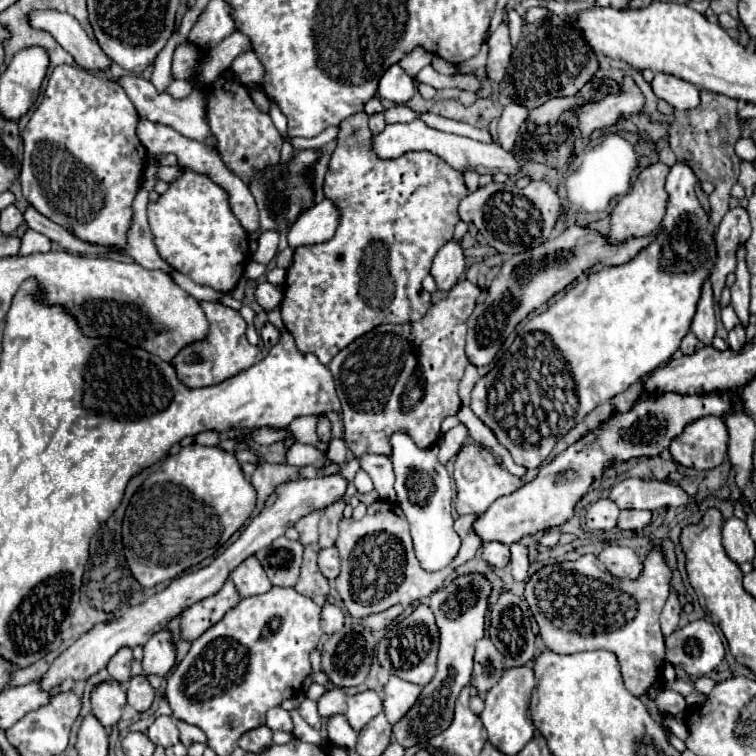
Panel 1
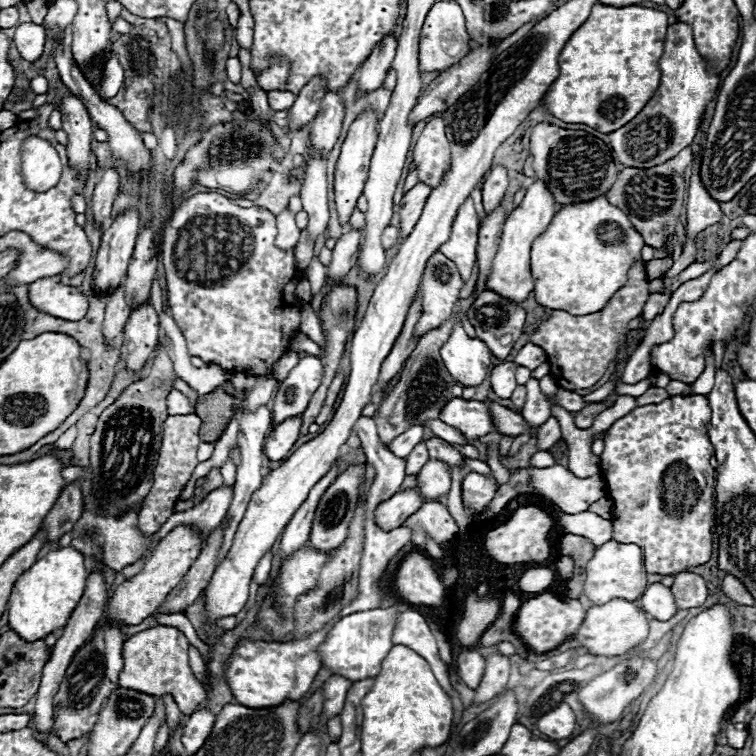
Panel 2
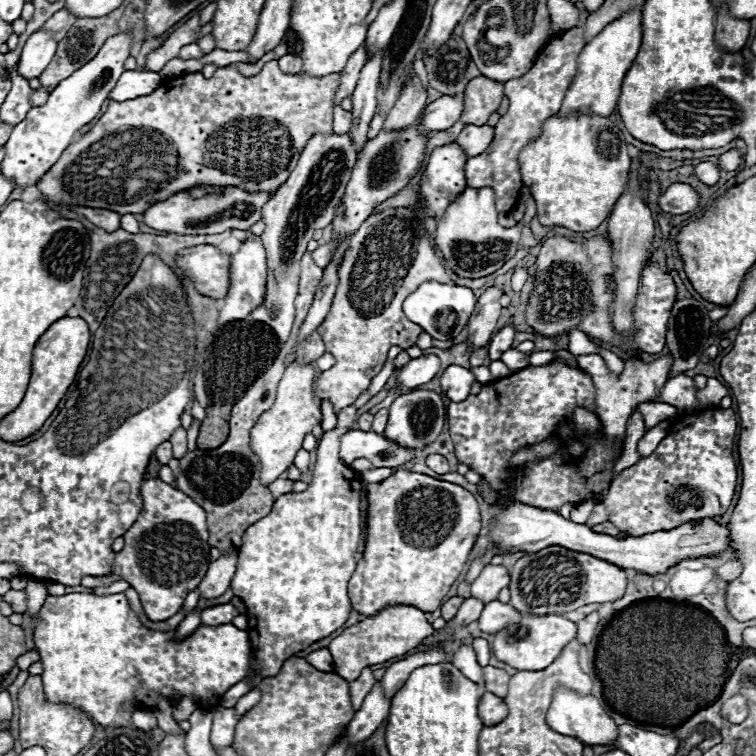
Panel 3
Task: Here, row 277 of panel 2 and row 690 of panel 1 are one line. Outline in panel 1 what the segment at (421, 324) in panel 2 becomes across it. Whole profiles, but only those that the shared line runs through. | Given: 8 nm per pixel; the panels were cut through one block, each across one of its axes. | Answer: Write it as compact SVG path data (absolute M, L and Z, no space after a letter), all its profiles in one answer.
M480 572L460 574L450 586L434 592L428 598L430 608L434 610L436 624L440 630L440 652L438 652L438 672L430 684L424 686L418 702L410 708L410 712L394 724L394 738L404 748L410 748L420 742L428 742L428 738L446 730L452 722L454 702L460 690L470 682L472 674L472 656L476 642L486 634L486 612L488 612L488 598L492 592L490 580Z

